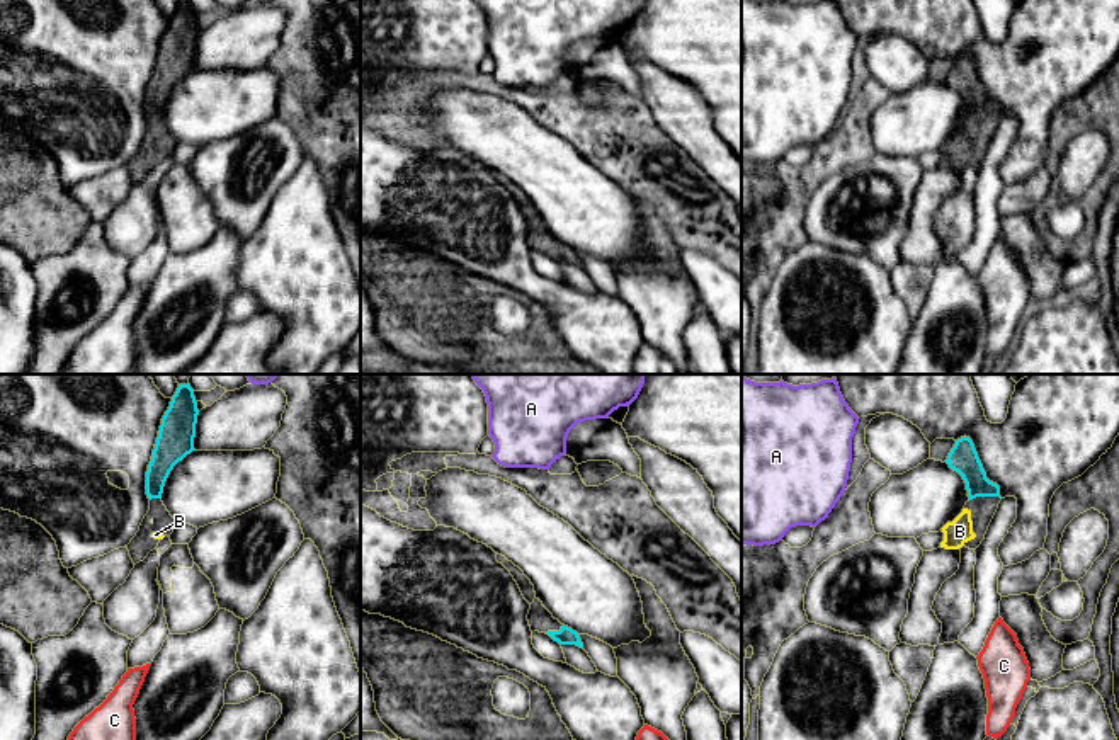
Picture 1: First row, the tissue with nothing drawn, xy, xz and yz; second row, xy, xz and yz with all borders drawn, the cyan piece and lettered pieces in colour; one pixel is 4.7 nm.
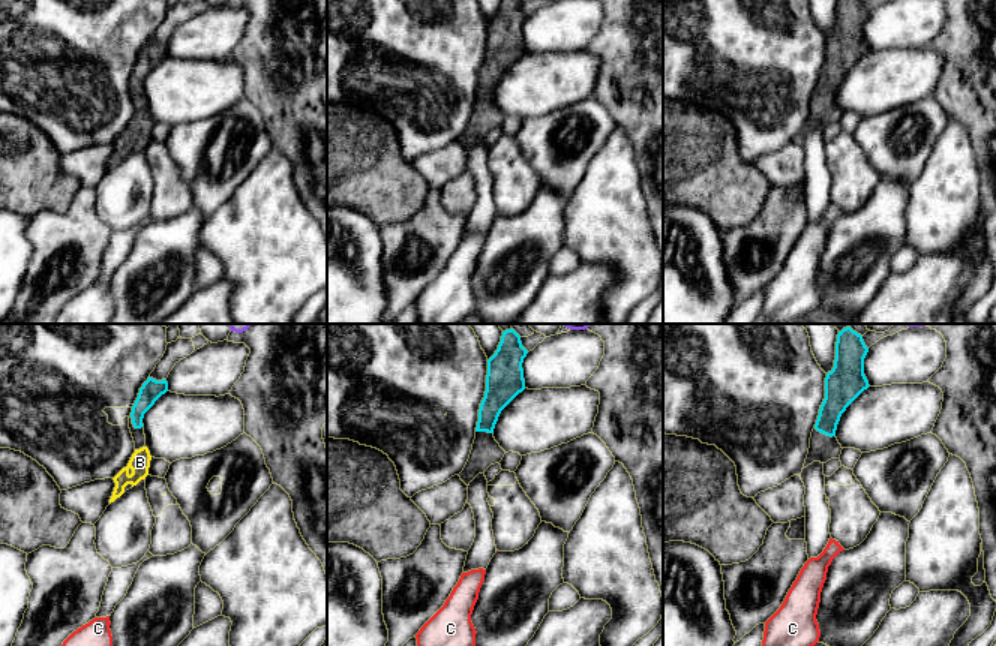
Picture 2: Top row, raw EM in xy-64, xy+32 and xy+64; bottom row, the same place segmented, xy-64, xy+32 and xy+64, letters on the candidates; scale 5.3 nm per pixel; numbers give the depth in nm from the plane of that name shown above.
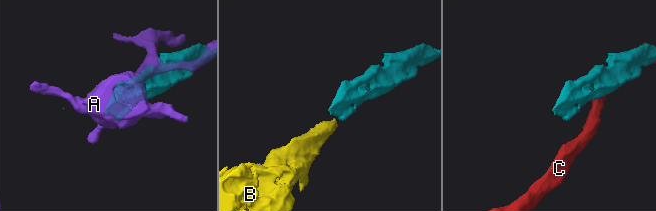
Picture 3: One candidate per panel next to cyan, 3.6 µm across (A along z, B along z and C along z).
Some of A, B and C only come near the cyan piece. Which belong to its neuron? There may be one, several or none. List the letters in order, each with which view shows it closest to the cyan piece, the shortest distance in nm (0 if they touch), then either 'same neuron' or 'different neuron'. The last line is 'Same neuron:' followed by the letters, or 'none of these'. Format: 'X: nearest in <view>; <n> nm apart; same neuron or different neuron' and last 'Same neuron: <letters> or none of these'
A: nearest in xy; 260 nm apart; different neuron
B: nearest in yz; 50 nm apart; same neuron
C: nearest in xz; 480 nm apart; different neuron
Same neuron: B

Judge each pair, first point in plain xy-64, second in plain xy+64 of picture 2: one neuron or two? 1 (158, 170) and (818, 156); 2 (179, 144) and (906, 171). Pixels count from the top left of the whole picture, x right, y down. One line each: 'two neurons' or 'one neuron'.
1: two neurons
2: one neuron

